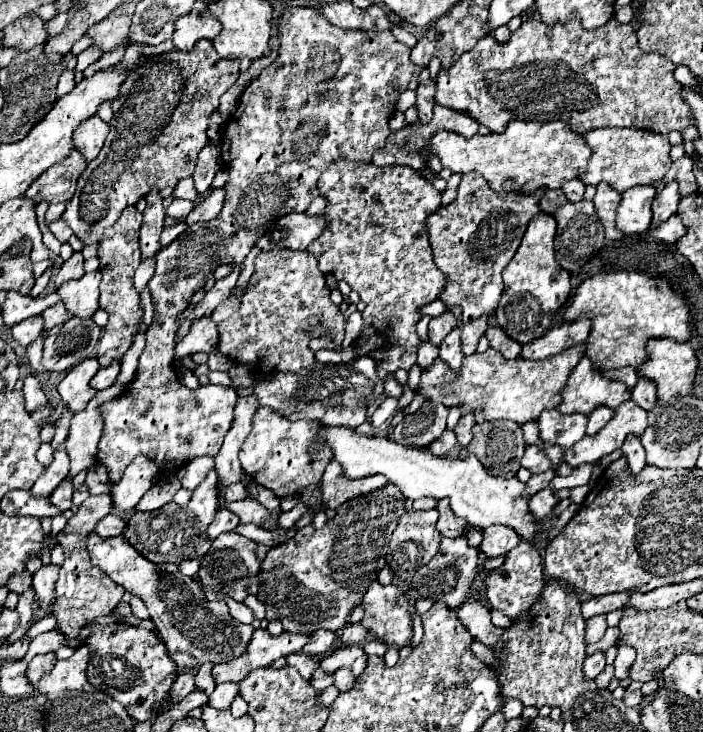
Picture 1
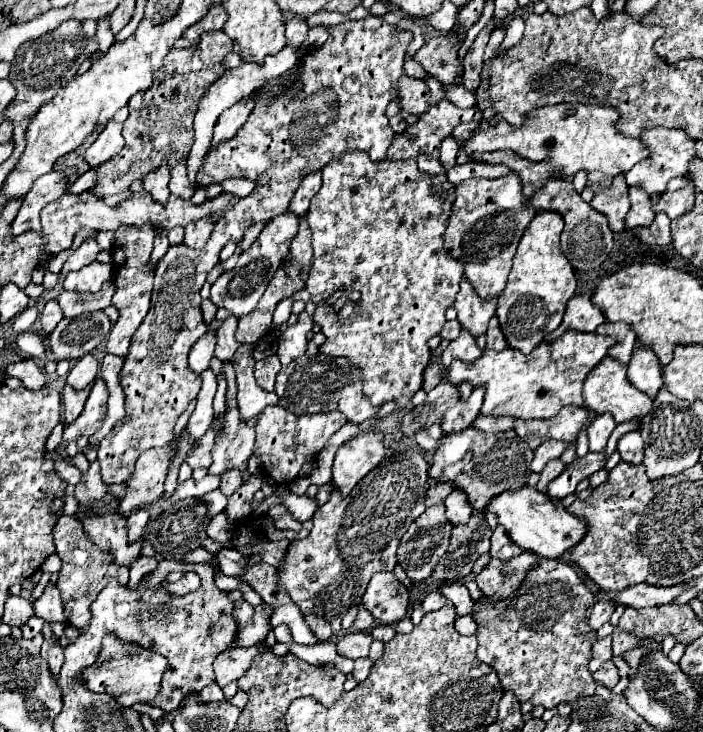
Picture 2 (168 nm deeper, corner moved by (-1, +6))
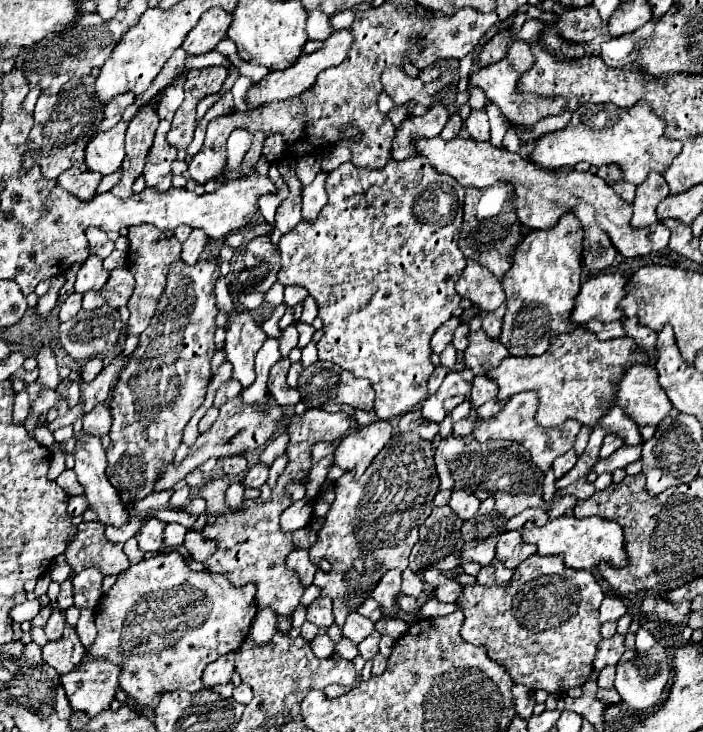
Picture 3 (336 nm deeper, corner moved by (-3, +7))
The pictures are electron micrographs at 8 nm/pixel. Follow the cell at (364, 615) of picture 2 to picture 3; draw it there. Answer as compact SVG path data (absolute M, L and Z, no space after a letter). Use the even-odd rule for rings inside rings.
M367 598L363 604L361 604L361 608L357 608L357 612L359 614L363 614L365 618L369 618L371 622L377 622L383 614L381 614L381 608L377 606L377 602L373 600L373 598Z

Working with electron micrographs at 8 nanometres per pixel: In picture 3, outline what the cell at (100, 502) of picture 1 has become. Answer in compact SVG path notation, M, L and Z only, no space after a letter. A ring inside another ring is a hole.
M233 398L233 400L225 402L219 408L219 416L213 422L213 426L205 434L199 434L197 442L189 448L189 454L185 456L185 460L181 464L177 464L175 460L165 464L165 472L161 472L161 480L157 480L153 492L171 490L179 480L183 480L189 472L199 468L209 458L223 458L223 456L229 456L229 454L239 454L239 452L249 450L249 448L251 450L259 448L261 444L265 444L269 440L269 436L273 434L273 430L277 428L281 418L283 418L283 410L277 402L273 402L269 406L269 410L265 410L265 412L257 412L255 408L249 408L247 404L241 402L241 398Z

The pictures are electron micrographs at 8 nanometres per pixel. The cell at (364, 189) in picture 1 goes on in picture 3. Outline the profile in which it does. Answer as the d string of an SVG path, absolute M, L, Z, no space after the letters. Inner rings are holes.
M415 156L409 160L389 160L385 168L355 168L351 162L341 164L337 170L327 174L327 182L325 182L325 190L327 190L327 204L321 208L319 216L313 222L299 222L291 232L287 232L281 240L279 240L279 252L283 258L283 266L277 274L277 280L285 286L285 284L297 284L303 286L317 302L319 306L319 318L323 320L323 332L325 336L317 342L317 350L319 350L319 360L329 360L339 364L341 368L353 372L359 378L367 378L373 384L373 390L377 394L375 398L375 414L381 420L389 420L395 416L403 416L405 412L409 412L413 406L417 406L421 400L427 398L427 380L431 376L431 372L435 370L435 366L431 364L429 356L431 356L431 346L429 340L433 336L433 332L445 324L445 320L449 320L453 316L453 312L459 308L461 298L455 292L455 282L459 280L463 268L465 268L465 256L461 254L461 250L457 248L457 240L459 240L459 230L461 230L461 222L463 222L463 196L465 196L465 188L453 180L453 176L449 174L441 174L437 172L429 160L425 160L425 156Z

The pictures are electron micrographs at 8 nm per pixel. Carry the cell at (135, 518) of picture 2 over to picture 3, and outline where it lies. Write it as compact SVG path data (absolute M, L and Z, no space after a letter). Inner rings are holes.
M149 516L149 518L143 520L141 530L135 534L135 538L139 542L139 548L143 552L149 552L149 550L153 552L153 550L159 550L161 548L161 542L163 542L163 526L165 524L161 520L153 518L153 516Z

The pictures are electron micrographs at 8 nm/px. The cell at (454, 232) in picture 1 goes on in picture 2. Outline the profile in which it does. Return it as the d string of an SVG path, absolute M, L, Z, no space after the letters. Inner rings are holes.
M507 173L499 179L473 177L459 183L455 193L457 199L443 235L447 251L465 265L465 277L481 297L499 297L507 283L511 261L523 231L537 211L523 203L521 179L517 173Z

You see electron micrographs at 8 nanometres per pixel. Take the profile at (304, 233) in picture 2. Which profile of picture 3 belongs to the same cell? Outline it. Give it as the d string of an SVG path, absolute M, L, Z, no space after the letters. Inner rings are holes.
M319 172L315 180L303 188L303 198L301 198L301 216L307 222L313 222L319 214L319 210L327 204L327 194L325 194L325 172Z

